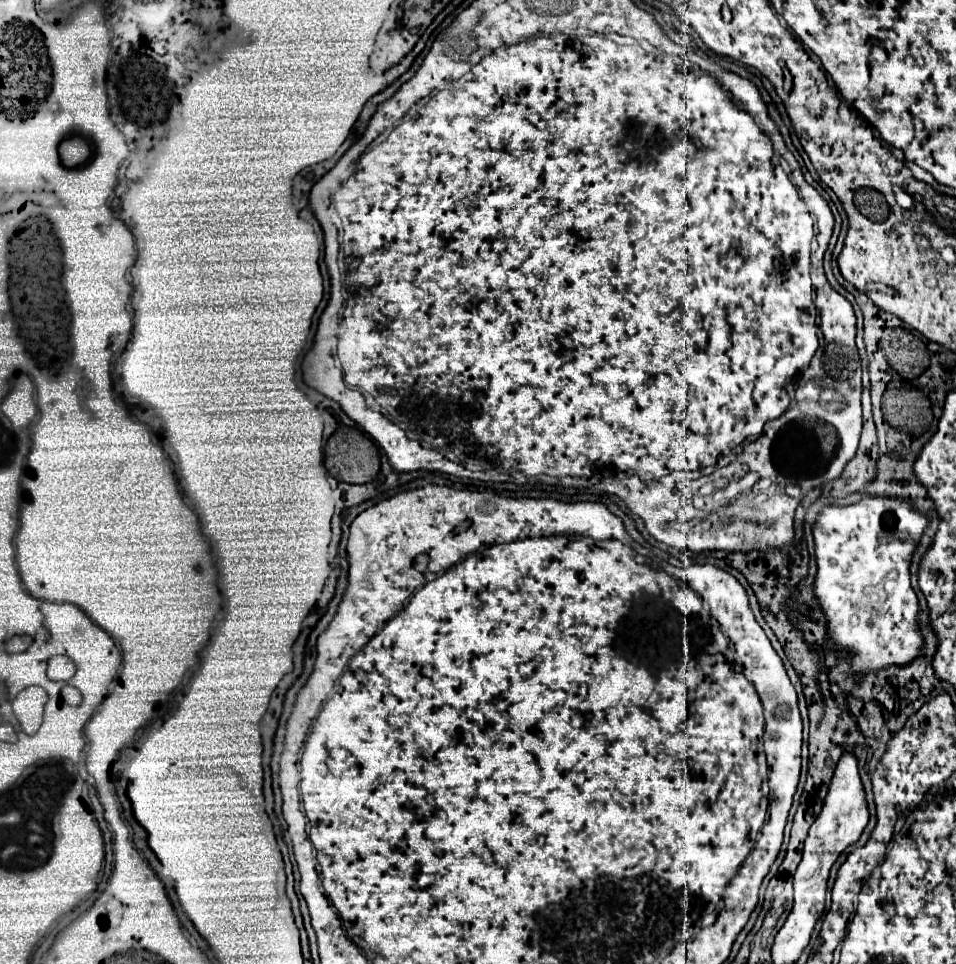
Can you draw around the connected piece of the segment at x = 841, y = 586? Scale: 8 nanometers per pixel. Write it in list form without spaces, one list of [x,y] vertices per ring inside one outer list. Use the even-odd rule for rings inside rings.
[[[864,499],[850,507],[826,507],[814,523],[816,543],[816,583],[814,591],[820,599],[824,615],[828,619],[828,635],[836,649],[854,653],[852,673],[878,671],[886,665],[904,665],[918,657],[922,647],[922,635],[916,627],[918,599],[910,585],[908,563],[914,547],[918,545],[926,529],[926,517],[916,513],[908,503],[894,499]]]

